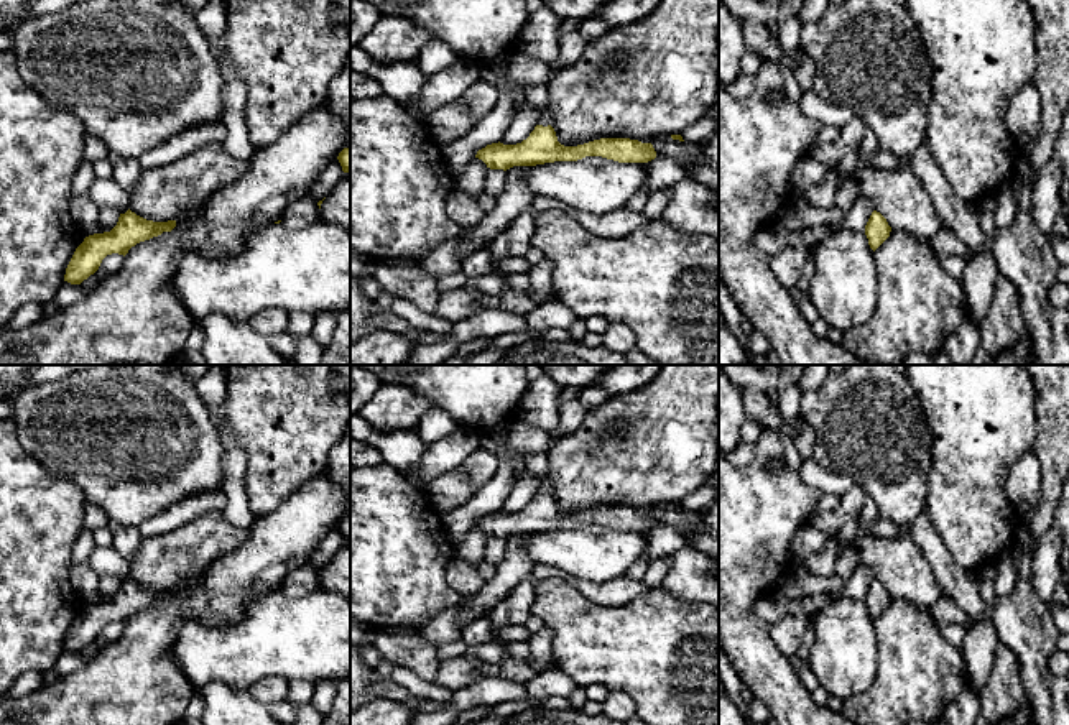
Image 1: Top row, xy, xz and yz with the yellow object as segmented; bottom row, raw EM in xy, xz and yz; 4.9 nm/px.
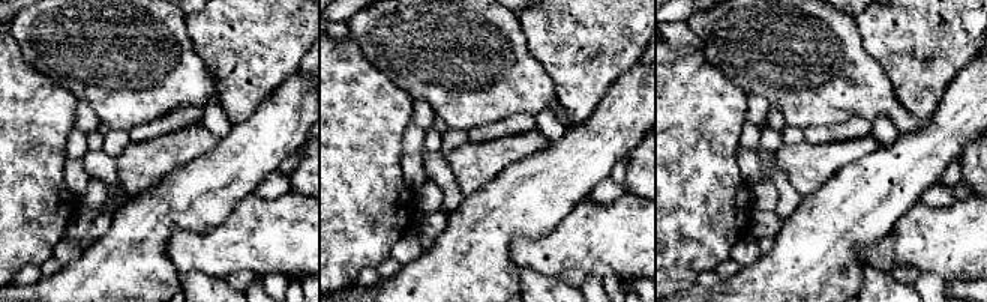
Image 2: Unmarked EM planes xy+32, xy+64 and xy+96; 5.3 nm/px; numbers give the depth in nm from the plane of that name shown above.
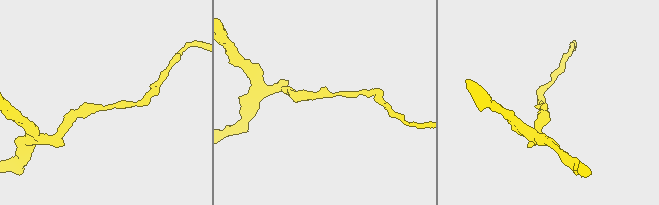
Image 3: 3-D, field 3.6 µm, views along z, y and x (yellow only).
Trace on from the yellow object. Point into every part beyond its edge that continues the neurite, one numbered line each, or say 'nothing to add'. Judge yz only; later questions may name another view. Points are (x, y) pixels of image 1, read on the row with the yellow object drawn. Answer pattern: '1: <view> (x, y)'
nothing to add

